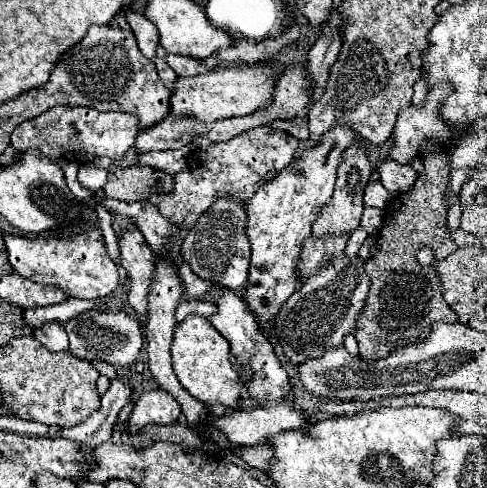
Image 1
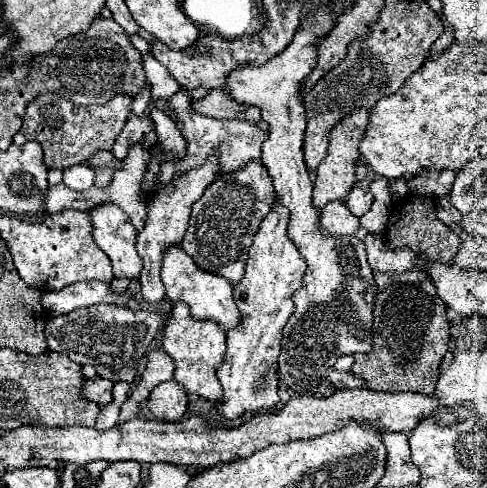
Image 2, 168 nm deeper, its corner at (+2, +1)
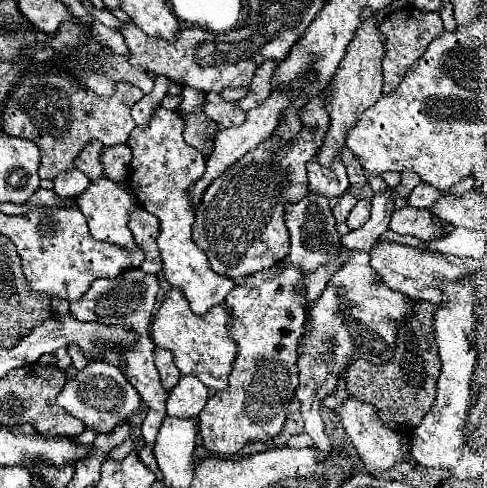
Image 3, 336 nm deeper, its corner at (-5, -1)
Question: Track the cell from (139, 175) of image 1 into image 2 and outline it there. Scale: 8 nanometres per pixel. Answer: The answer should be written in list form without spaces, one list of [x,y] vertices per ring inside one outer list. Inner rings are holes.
[[[98,151],[98,155],[88,161],[88,165],[92,165],[92,169],[96,171],[96,187],[108,187],[114,171],[120,169],[122,163],[124,161],[118,161],[110,151]]]

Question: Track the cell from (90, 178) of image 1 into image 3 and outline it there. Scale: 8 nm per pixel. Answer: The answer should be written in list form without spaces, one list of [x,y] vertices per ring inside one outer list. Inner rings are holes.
[[[67,169],[53,179],[53,191],[59,193],[59,197],[77,197],[87,189],[87,185],[89,179],[79,169]]]

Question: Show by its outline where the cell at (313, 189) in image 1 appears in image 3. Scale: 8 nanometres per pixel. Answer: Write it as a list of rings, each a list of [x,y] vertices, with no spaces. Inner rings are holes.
[[[291,265],[281,273],[275,269],[259,271],[227,295],[227,307],[235,313],[231,337],[239,345],[239,355],[229,375],[229,387],[217,391],[199,413],[199,429],[207,451],[235,455],[247,443],[269,443],[281,431],[287,405],[297,389],[295,361],[305,311],[303,299],[293,291],[293,285],[301,277],[303,273]]]

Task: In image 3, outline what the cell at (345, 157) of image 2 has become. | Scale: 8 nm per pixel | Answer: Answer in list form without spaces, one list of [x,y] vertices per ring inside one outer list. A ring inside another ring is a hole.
[[[363,9],[361,11],[361,25],[355,31],[355,37],[351,39],[347,53],[343,57],[343,61],[339,63],[339,69],[335,71],[335,77],[331,79],[329,87],[331,87],[331,95],[329,95],[329,115],[331,115],[331,125],[325,133],[325,141],[317,151],[317,161],[323,167],[329,167],[331,161],[339,155],[339,149],[345,147],[345,135],[347,131],[355,125],[355,121],[361,117],[361,113],[373,105],[375,101],[379,101],[381,97],[381,85],[383,85],[383,77],[381,77],[381,59],[385,55],[385,37],[379,31],[379,23],[375,21],[375,15],[371,9]]]

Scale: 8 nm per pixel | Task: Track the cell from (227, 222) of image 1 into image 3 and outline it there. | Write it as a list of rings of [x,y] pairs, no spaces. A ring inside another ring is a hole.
[[[321,95],[315,97],[311,105],[305,105],[299,117],[303,119],[303,129],[293,141],[275,141],[275,137],[265,139],[205,189],[195,211],[193,241],[207,253],[215,273],[235,281],[271,269],[289,255],[285,205],[291,205],[309,193],[305,163],[317,153],[325,139],[325,131],[329,129],[329,115]]]

